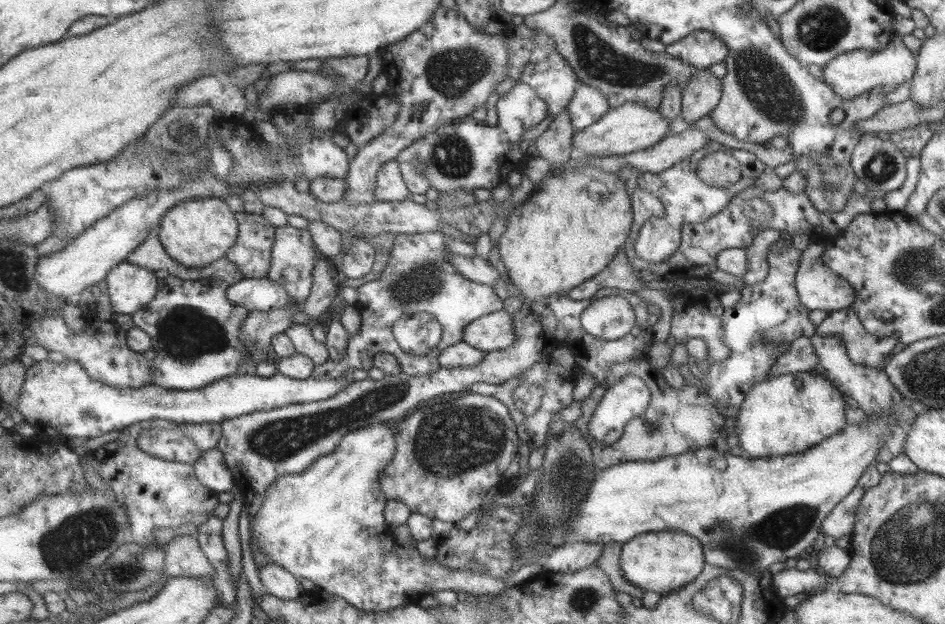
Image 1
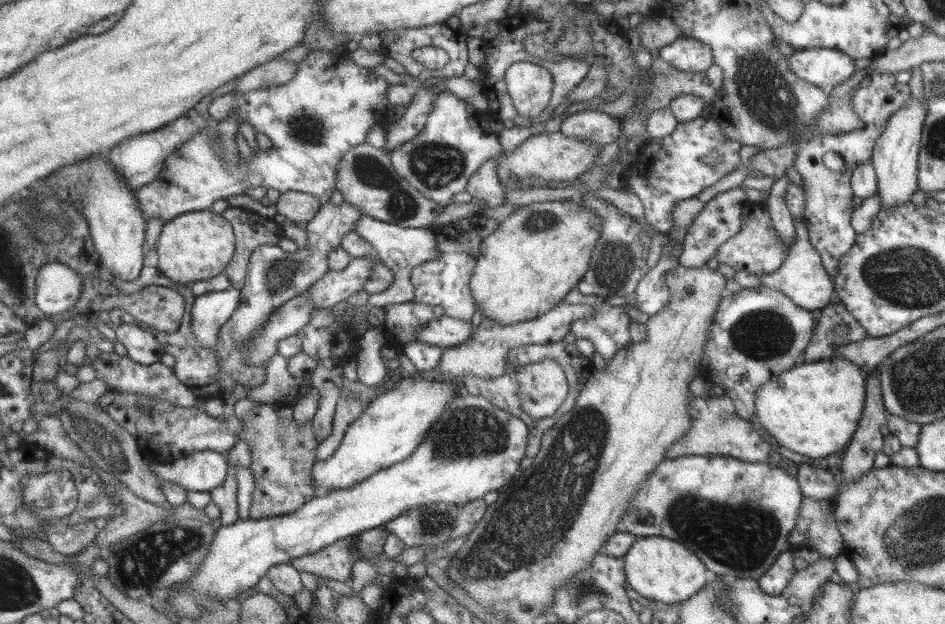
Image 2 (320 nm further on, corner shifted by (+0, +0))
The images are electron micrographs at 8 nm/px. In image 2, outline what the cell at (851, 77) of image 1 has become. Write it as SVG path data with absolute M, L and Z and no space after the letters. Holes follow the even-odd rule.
M794 49L786 59L797 78L821 89L846 81L856 69L853 58L833 49Z

